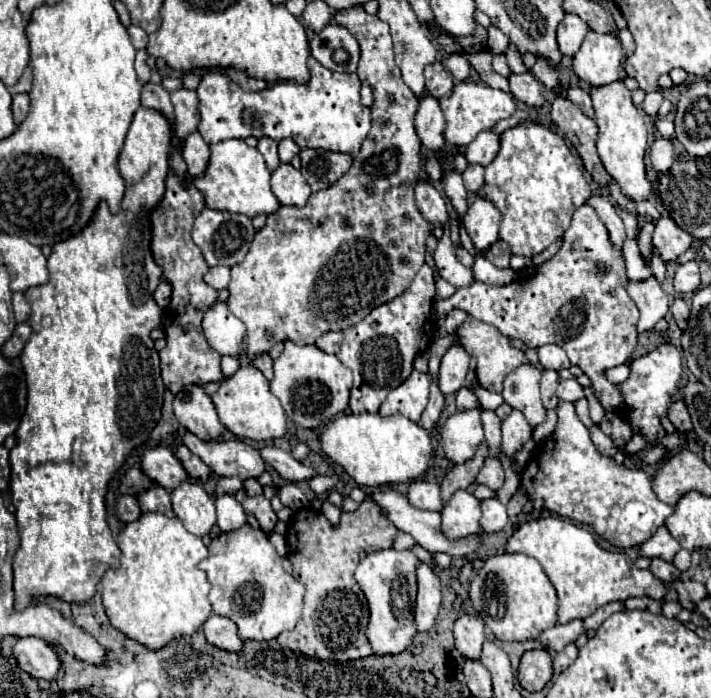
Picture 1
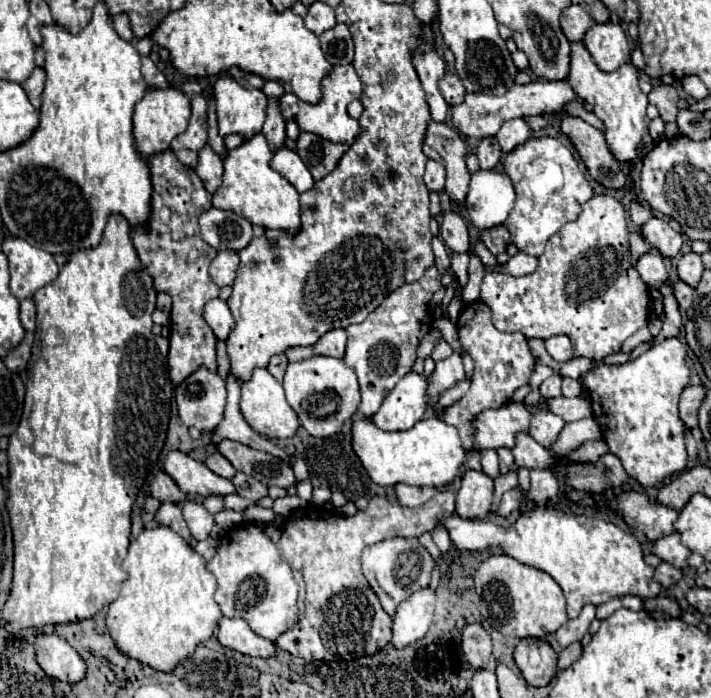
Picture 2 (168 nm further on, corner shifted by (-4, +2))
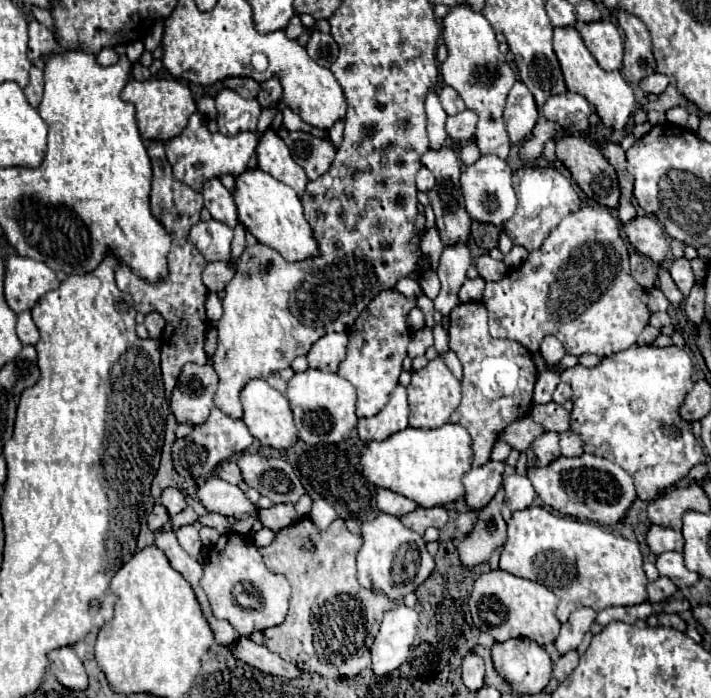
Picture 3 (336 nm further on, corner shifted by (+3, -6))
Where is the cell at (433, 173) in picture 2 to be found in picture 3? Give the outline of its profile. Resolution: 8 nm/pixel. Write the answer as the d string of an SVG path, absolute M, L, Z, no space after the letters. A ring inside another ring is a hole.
M425 166L419 170L417 174L417 190L419 192L429 192L435 186L435 176L431 174L431 170L427 170Z

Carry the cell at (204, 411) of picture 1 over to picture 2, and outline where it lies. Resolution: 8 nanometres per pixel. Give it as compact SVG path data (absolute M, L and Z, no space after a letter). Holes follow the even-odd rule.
M200 366L176 388L178 414L186 426L210 432L222 420L226 404L226 380Z

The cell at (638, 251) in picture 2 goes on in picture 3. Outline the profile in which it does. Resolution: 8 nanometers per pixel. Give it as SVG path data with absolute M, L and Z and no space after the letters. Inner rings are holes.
M633 252L629 258L631 258L631 274L633 274L633 278L645 290L651 290L655 286L655 280L657 280L659 266L653 260L649 260L647 256L639 254L639 252Z

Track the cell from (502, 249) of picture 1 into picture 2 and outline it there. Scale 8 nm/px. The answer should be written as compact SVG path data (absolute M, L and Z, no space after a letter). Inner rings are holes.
M494 226L494 228L488 228L488 230L482 230L482 242L486 244L486 248L492 254L498 256L510 244L510 232L508 232L506 226Z

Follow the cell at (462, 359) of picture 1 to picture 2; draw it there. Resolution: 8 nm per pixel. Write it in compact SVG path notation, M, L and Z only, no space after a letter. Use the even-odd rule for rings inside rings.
M454 352L452 356L438 360L434 372L428 376L428 404L426 404L426 414L434 416L436 414L436 396L440 396L442 392L450 390L452 386L456 386L458 382L464 380L464 366L462 366L462 358L458 352Z

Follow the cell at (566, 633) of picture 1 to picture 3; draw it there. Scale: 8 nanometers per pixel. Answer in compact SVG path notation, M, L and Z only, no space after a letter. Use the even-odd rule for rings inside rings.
M577 608L569 616L569 620L561 626L561 632L555 640L555 646L557 646L559 654L567 654L569 650L575 650L581 644L585 632L593 624L595 616L597 616L597 612L593 608Z

